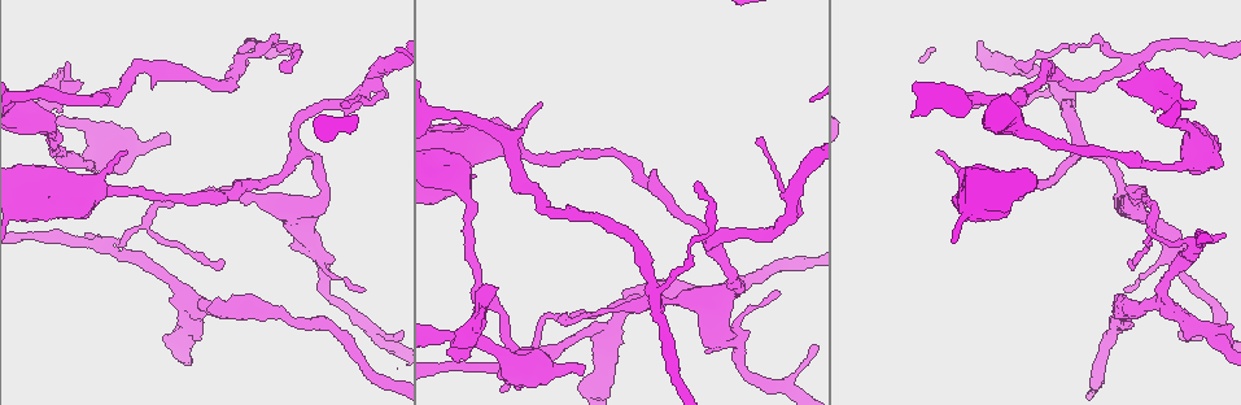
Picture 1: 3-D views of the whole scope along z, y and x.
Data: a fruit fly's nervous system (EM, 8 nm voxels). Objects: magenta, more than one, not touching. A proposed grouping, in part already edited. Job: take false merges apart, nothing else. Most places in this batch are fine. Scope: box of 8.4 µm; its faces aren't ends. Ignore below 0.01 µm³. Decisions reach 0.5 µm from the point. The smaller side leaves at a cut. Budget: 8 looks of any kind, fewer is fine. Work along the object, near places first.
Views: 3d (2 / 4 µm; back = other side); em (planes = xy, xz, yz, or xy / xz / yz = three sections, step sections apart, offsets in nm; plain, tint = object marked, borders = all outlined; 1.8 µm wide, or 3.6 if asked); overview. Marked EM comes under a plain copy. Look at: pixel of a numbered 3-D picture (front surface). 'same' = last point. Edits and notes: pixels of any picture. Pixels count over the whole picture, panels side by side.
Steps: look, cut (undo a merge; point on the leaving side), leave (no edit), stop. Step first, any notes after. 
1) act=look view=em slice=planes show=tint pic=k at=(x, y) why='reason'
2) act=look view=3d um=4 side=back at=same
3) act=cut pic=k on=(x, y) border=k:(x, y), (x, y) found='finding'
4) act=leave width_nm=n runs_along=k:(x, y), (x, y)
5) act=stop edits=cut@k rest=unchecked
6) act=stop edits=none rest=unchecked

act=look view=em slice=planes show=tint pic=1 at=(537, 343)

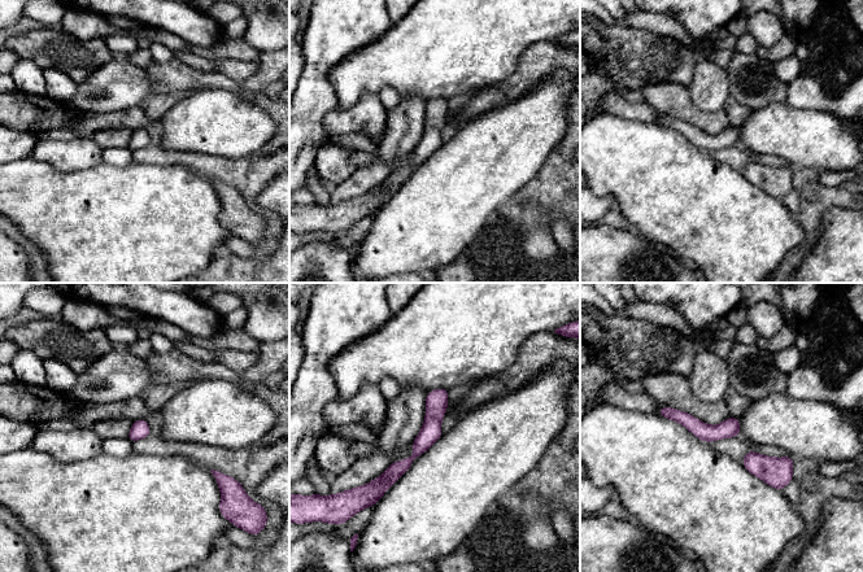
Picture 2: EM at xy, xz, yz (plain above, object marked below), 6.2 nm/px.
act=cut pic=2 on=(349, 502) found='a second neuron is stuck on'

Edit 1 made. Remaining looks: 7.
act=look view=overview why='redraw'

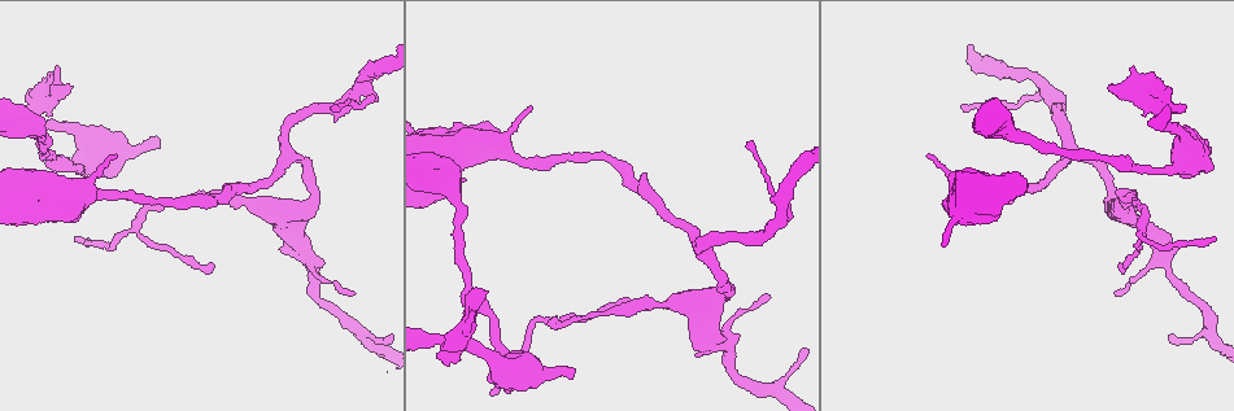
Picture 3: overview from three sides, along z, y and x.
act=look view=3d um=2 pic=3 at=(307, 260) why='a fork'

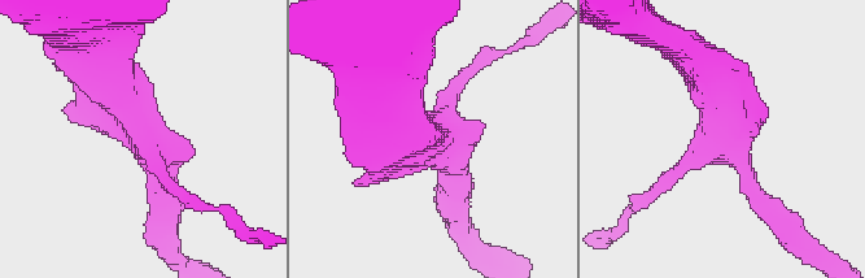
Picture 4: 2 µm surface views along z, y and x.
act=look view=em slice=planes show=tint pic=4 at=(722, 140)

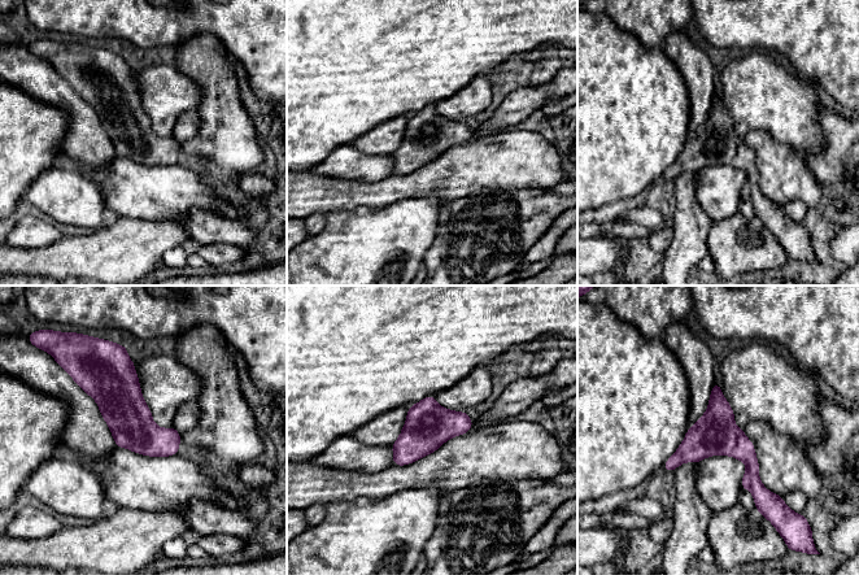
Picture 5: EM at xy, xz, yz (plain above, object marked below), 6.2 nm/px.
act=leave width_nm=280 runs_along=5:(716, 388), (763, 497) found='all the same neuron'

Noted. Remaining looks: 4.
act=stop edits=cut@2 rest=unchecked

